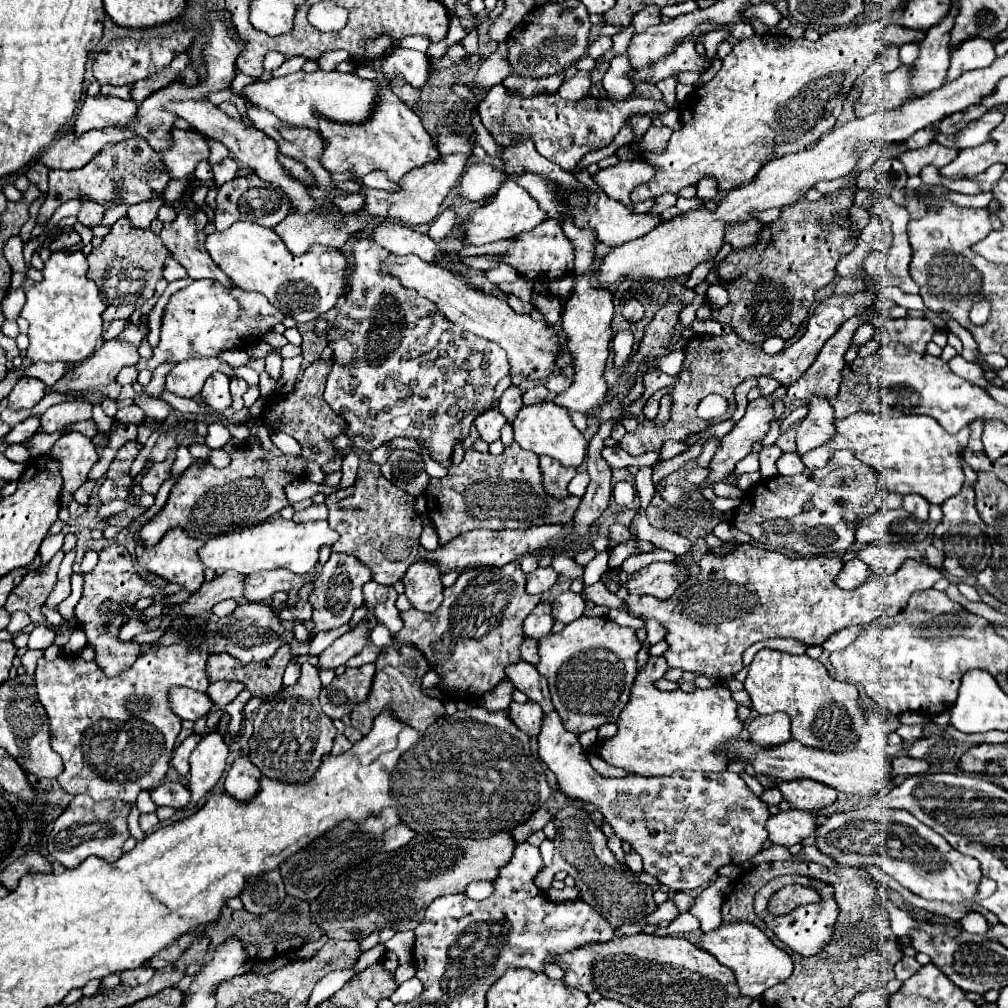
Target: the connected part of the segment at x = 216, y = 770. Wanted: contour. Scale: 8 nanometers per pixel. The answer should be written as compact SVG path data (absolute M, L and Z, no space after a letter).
M211 730L201 738L197 748L191 752L189 764L189 790L191 790L191 800L183 810L197 808L199 800L217 784L221 778L225 766L227 766L227 754L229 746L219 730Z

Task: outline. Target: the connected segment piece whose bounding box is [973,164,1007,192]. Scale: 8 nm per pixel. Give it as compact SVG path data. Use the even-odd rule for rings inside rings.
M993 164L993 166L987 168L985 172L973 176L973 180L979 184L979 190L981 190L981 192L989 192L989 190L993 188L993 184L999 182L999 178L1003 176L1003 170L1005 170L1005 168L1007 168L1007 166L1003 166L1003 164Z

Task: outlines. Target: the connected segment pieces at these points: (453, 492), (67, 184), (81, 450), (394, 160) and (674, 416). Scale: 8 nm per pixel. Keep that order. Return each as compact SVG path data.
M515 446L515 456L507 450L501 456L493 456L489 452L467 448L463 462L459 466L453 464L445 478L431 478L425 496L429 518L441 542L449 542L451 538L475 528L527 530L539 524L569 524L579 506L577 496L557 500L557 504L555 498L547 498L541 486L539 458L527 454L519 446Z
M131 138L119 144L105 146L91 162L87 162L83 168L73 170L49 170L49 192L47 200L43 202L37 224L43 224L51 218L55 208L59 208L69 198L77 199L87 196L93 202L103 204L107 209L114 209L122 204L139 204L143 200L149 200L153 194L159 198L163 196L163 190L169 182L169 176L161 170L147 170L147 166L153 168L159 154L141 138Z
M69 432L49 450L49 456L59 462L63 476L61 504L69 504L73 492L87 480L89 470L99 460L95 444L81 432Z
M377 58L369 64L374 65L376 80L380 83L379 104L375 106L371 122L367 122L367 126L335 126L335 122L323 122L323 118L319 118L319 132L327 144L322 152L321 164L329 172L353 172L357 178L373 170L381 170L393 182L401 182L401 178L413 168L441 162L441 154L433 138L419 122L419 116L407 108L407 104L391 90L389 82L383 76L382 59Z
M863 292L863 294L849 294L849 296L829 296L827 300L823 300L813 316L809 318L807 324L807 332L789 348L781 350L775 356L765 354L763 350L755 350L755 346L747 346L747 342L743 342L735 332L729 334L695 334L695 338L691 338L685 344L685 360L683 360L683 370L677 374L677 382L671 386L671 416L667 420L667 424L655 424L655 422L641 422L637 426L635 432L627 432L621 440L619 446L623 450L627 450L629 454L643 454L645 450L659 450L667 440L683 440L691 434L701 432L707 422L697 418L695 410L699 406L699 402L707 396L707 394L721 394L723 398L727 398L727 412L719 418L713 418L711 424L715 422L723 422L729 420L733 414L733 390L737 384L741 384L747 378L759 378L759 376L770 376L779 381L783 386L793 384L803 372L807 370L807 366L811 366L813 358L819 354L819 350L823 348L823 344L839 330L839 326L849 320L851 316L857 316L863 308L873 306L875 294L873 292Z

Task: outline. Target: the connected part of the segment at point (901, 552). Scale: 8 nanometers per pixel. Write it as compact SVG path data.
M873 544L873 546L859 550L857 554L867 566L871 566L869 570L873 574L893 574L903 566L905 560L915 560L915 562L925 560L919 550L893 546L893 544L883 544L883 546Z

